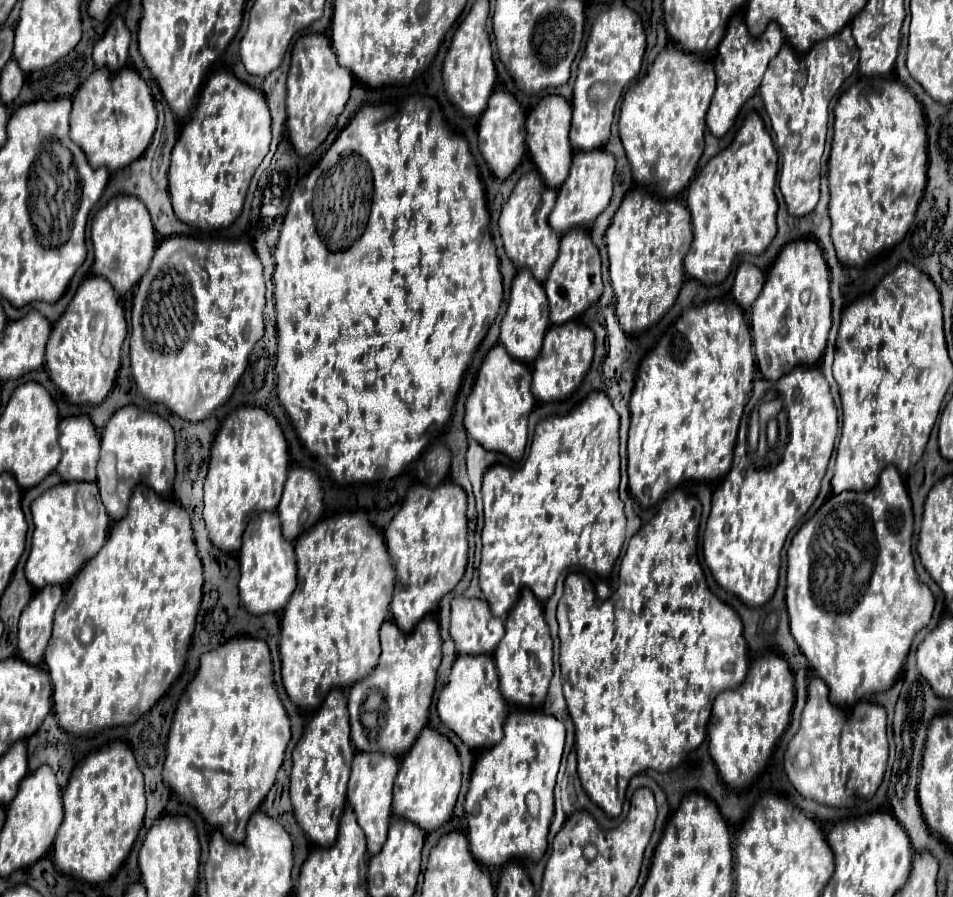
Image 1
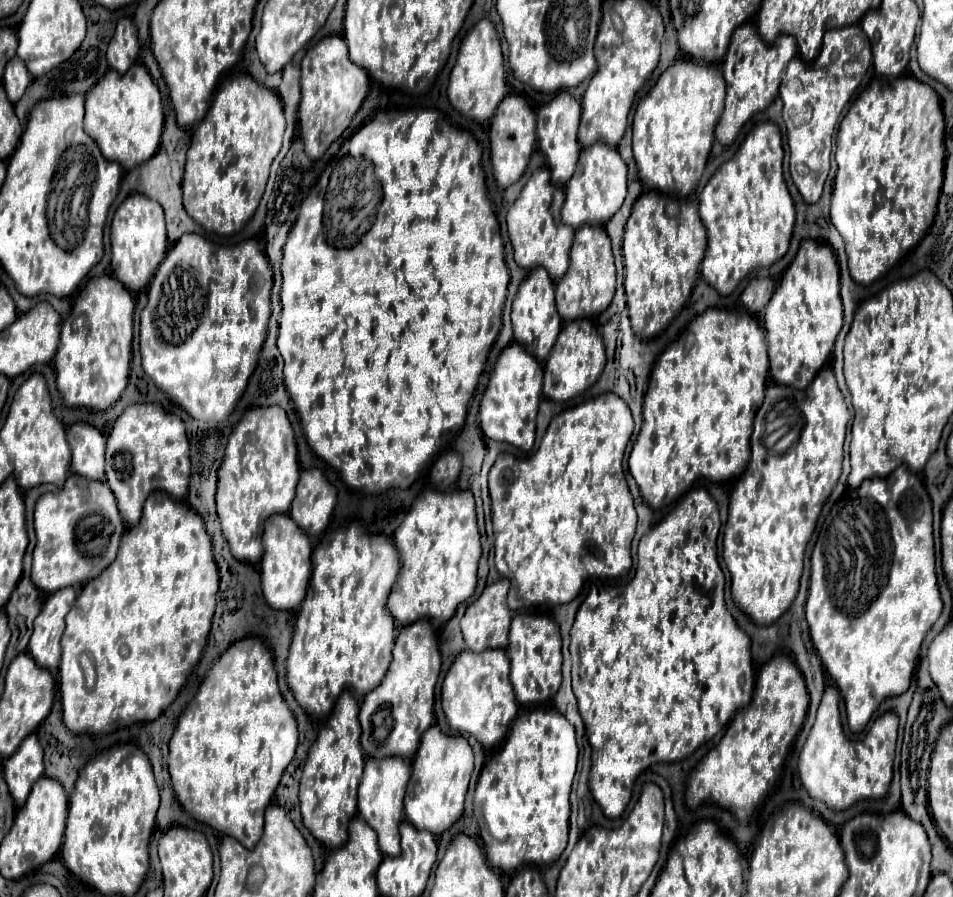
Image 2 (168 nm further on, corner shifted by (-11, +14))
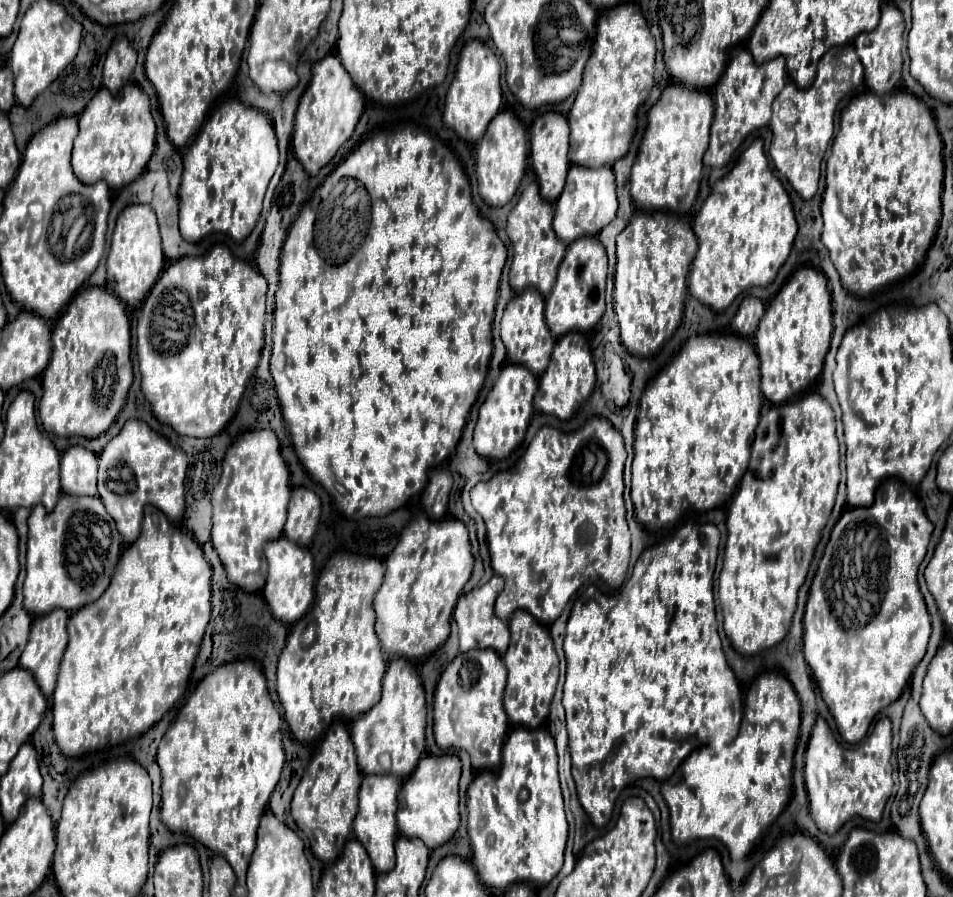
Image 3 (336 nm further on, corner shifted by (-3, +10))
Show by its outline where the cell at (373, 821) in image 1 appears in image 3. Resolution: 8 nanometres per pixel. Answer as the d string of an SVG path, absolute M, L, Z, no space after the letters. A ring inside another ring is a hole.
M363 776L359 788L359 810L353 820L353 834L367 848L371 862L377 872L389 872L395 866L395 812L397 812L397 796L401 790L401 780L395 776Z

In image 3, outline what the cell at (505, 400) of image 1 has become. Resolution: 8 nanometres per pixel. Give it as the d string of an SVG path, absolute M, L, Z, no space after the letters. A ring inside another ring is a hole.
M505 364L501 368L495 386L491 388L487 400L479 408L479 418L475 424L473 446L481 456L501 460L509 456L525 440L525 432L533 414L535 388L537 388L537 376L533 372L527 372L527 368L519 364Z

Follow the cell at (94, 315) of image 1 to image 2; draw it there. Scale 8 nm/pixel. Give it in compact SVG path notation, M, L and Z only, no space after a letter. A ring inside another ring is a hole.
M111 276L91 278L79 292L73 312L61 326L61 342L55 354L57 390L67 408L105 412L121 398L129 380L133 310L131 294ZM113 344L117 344L117 352L111 352Z

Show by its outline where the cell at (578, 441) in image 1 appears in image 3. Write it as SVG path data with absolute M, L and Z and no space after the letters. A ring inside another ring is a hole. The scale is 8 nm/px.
M593 416L575 432L543 426L513 468L475 484L471 502L487 526L491 566L505 578L505 590L495 602L495 614L501 620L509 620L515 610L527 610L541 624L551 624L583 582L601 578L613 588L623 584L631 554L623 502L625 458L621 432L607 418Z

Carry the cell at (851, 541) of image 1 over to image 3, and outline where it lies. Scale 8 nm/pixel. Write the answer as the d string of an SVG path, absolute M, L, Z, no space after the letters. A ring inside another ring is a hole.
M897 478L885 480L881 492L875 490L875 502L871 506L845 510L831 530L807 596L803 616L803 654L845 742L855 744L867 734L873 718L901 696L915 664L923 658L931 624L917 584L917 572L925 558L931 532L933 528L923 506L913 494L903 492Z

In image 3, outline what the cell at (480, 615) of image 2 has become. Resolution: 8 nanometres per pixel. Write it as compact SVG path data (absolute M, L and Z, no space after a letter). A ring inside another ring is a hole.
M493 576L487 584L471 590L463 598L459 598L455 612L453 612L453 618L455 618L457 628L459 628L461 652L469 652L473 648L493 648L499 654L507 652L507 644L509 644L507 624L503 620L499 620L493 612L493 604L495 604L497 596L503 592L503 586L505 586L505 580L501 576Z

